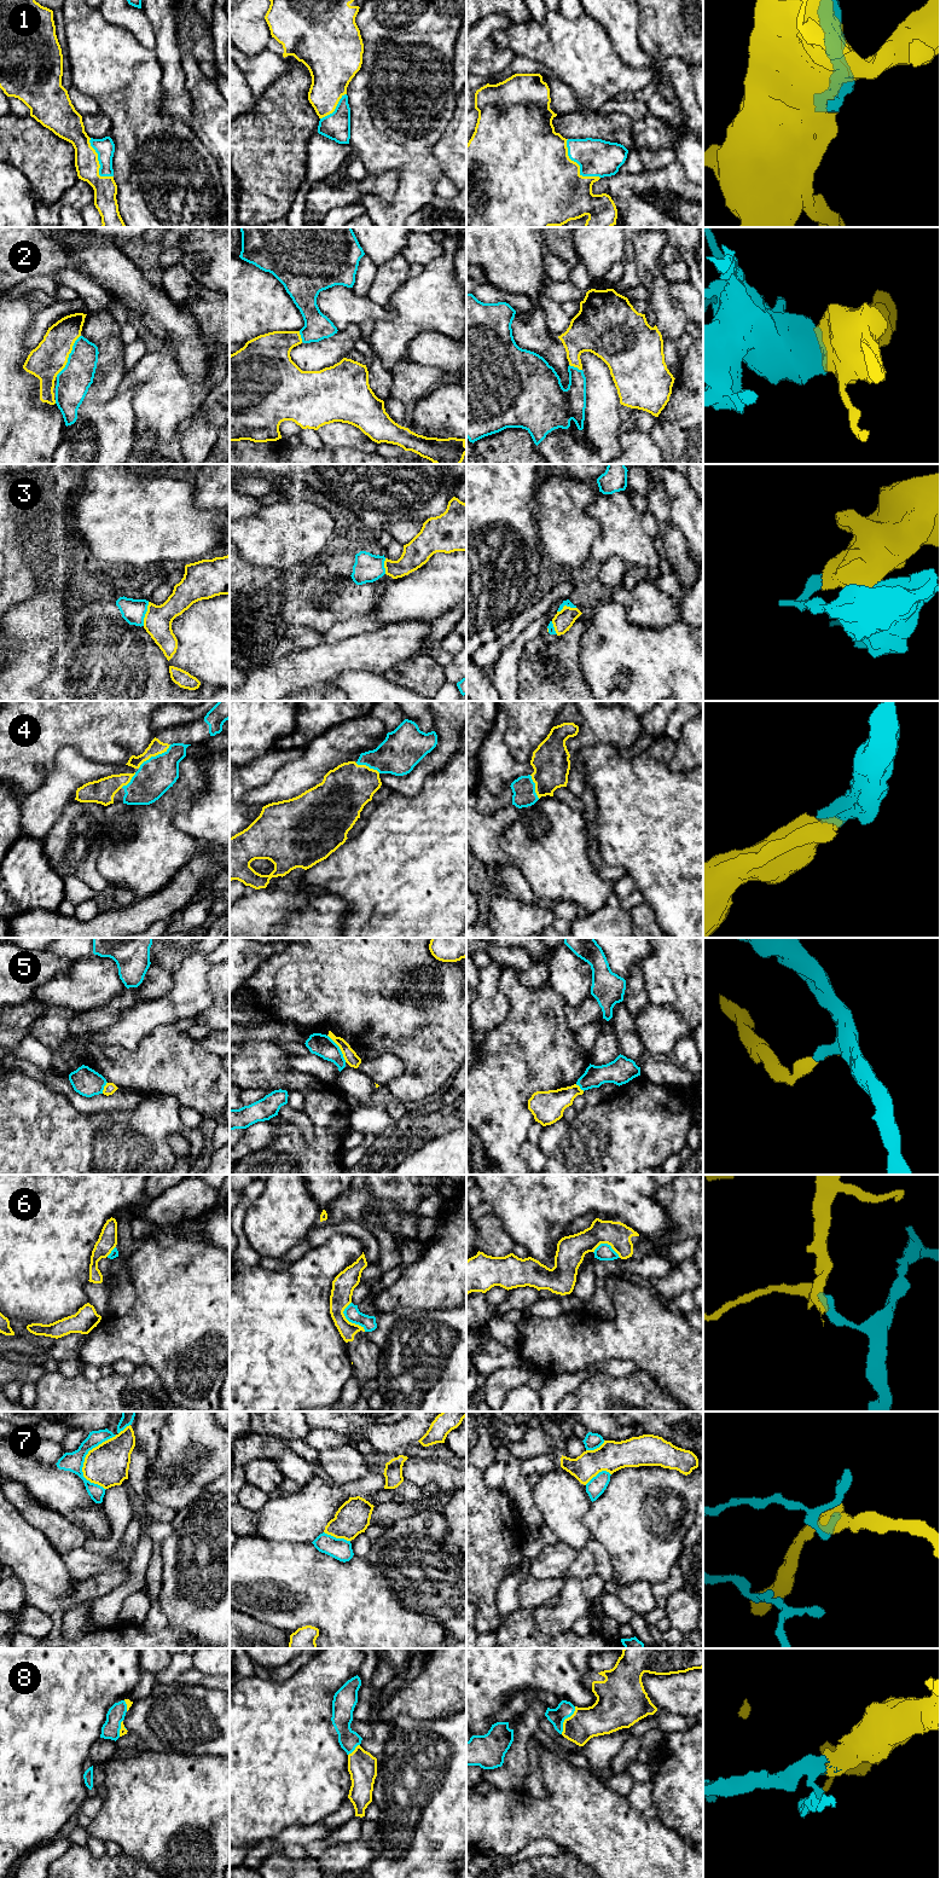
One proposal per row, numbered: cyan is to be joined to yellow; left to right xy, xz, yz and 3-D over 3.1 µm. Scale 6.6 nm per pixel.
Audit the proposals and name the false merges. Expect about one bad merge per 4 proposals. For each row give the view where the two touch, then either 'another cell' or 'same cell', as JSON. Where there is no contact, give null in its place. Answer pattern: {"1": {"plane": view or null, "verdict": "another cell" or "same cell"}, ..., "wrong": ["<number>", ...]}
{"1": {"plane": "yz", "verdict": "same cell"}, "2": {"plane": "xy", "verdict": "same cell"}, "3": {"plane": "xy", "verdict": "another cell"}, "4": {"plane": "xy", "verdict": "same cell"}, "5": {"plane": "xz", "verdict": "another cell"}, "6": {"plane": "xz", "verdict": "another cell"}, "7": {"plane": "xy", "verdict": "another cell"}, "8": {"plane": "yz", "verdict": "same cell"}, "wrong": ["3", "5", "6", "7"]}

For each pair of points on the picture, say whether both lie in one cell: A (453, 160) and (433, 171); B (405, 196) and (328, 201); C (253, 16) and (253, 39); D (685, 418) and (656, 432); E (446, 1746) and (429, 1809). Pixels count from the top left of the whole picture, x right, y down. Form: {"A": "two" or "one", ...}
{"A": "two", "B": "two", "C": "one", "D": "two", "E": "one"}

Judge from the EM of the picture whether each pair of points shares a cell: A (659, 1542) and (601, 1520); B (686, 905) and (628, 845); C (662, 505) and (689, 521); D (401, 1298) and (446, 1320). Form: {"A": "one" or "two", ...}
{"A": "one", "B": "one", "C": "two", "D": "two"}

